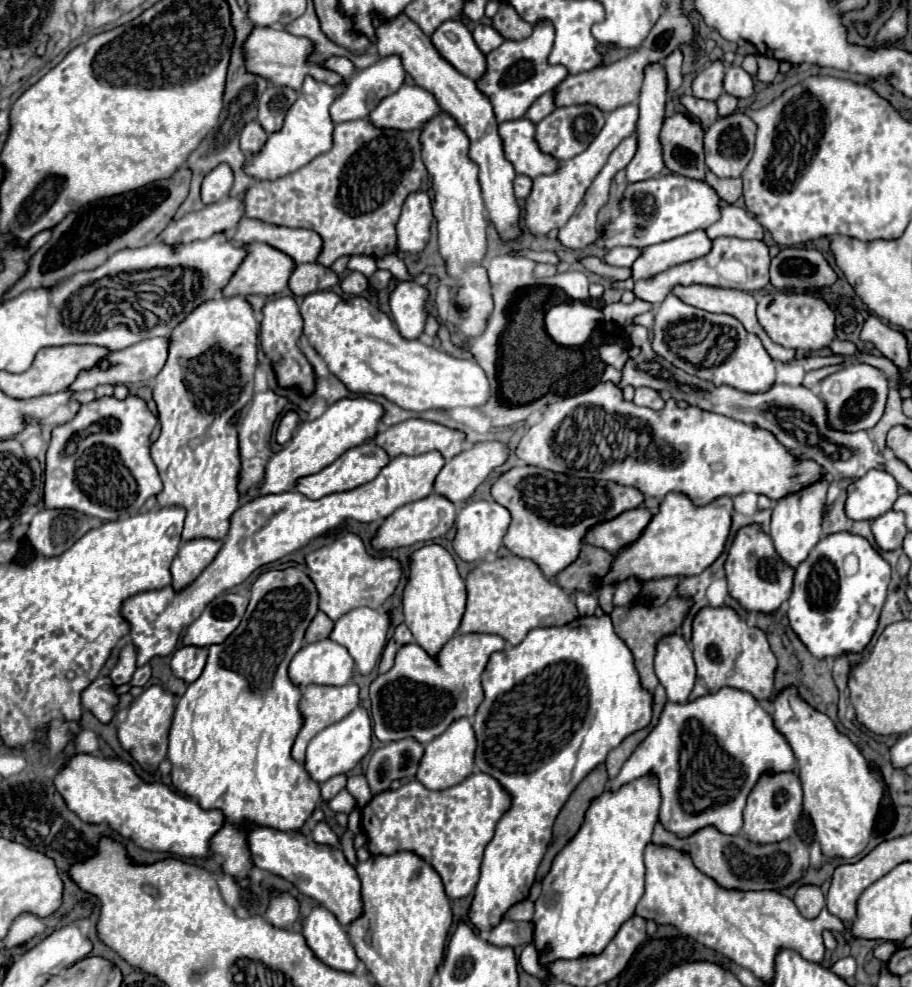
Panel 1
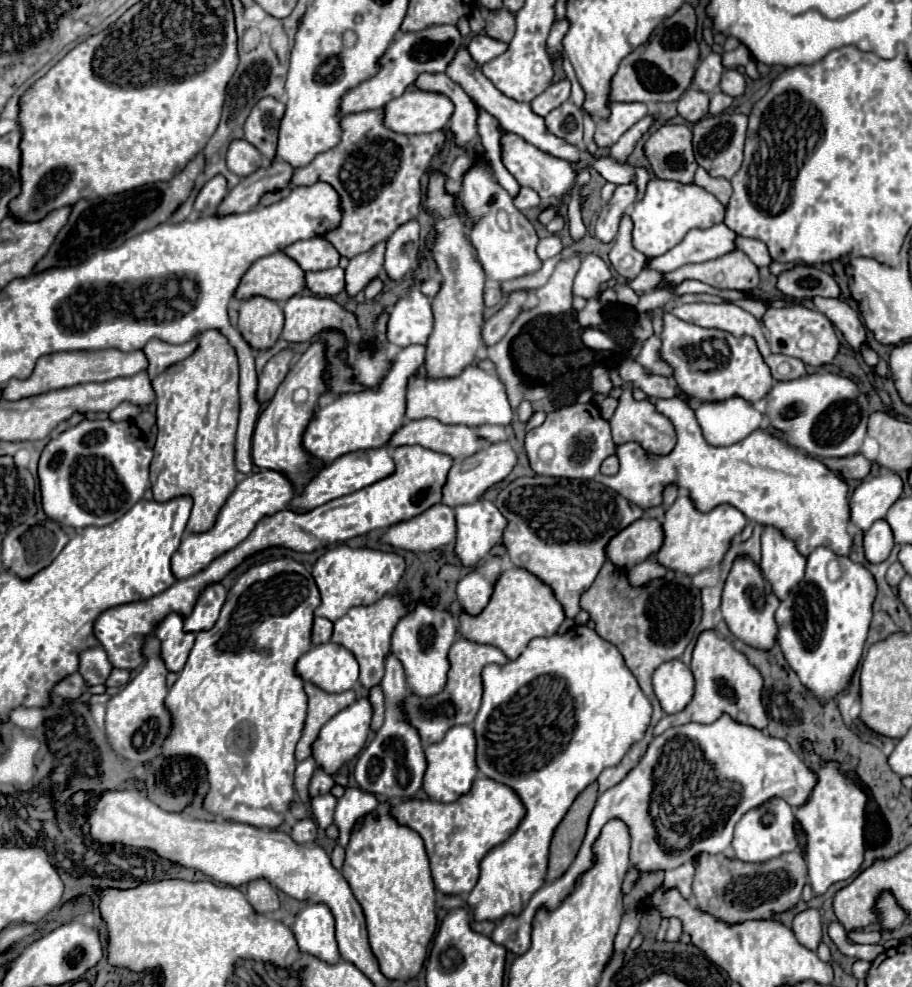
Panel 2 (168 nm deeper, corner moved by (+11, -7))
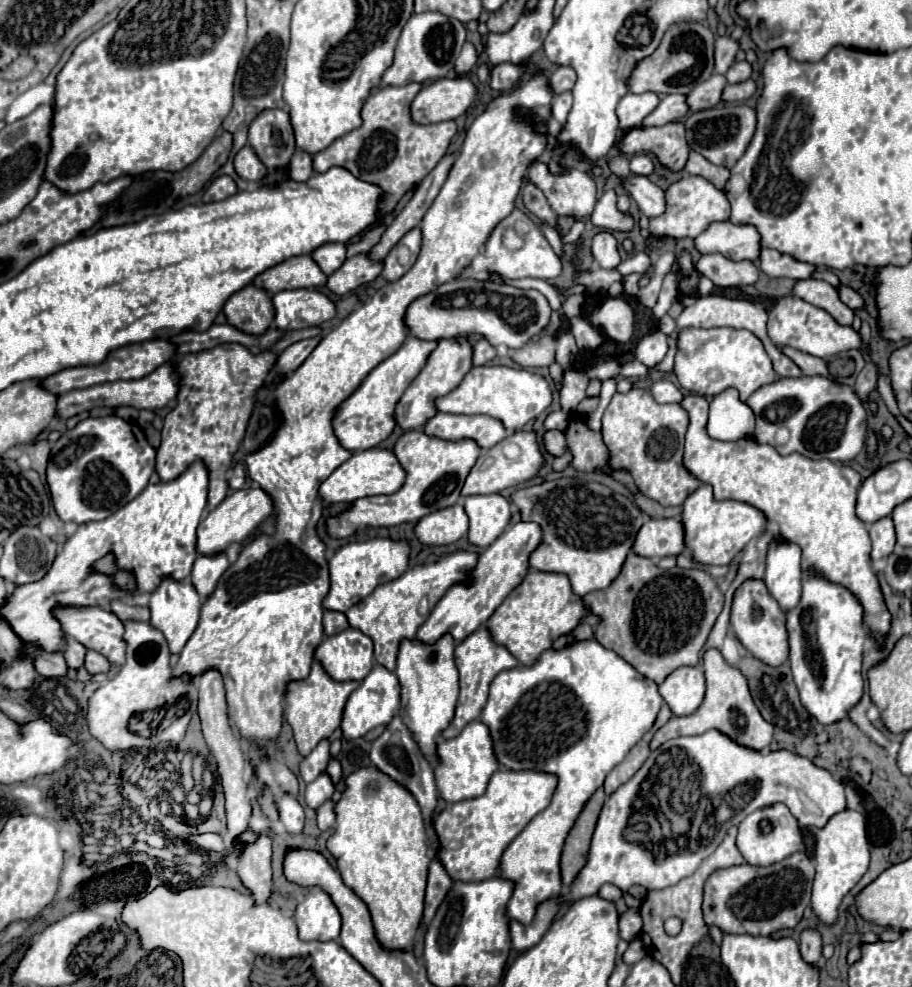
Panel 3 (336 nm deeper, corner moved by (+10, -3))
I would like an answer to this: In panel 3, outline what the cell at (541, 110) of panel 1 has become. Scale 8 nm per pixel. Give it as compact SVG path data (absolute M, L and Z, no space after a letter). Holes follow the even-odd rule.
M557 67L549 77L549 87L555 95L571 91L575 85L575 71L571 67Z

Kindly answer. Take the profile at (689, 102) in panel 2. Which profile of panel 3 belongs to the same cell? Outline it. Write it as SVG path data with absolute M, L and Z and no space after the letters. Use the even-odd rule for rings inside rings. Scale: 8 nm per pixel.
M713 75L707 81L699 83L691 93L687 93L687 105L691 111L703 111L711 109L721 101L721 91L727 85L727 79L723 75Z

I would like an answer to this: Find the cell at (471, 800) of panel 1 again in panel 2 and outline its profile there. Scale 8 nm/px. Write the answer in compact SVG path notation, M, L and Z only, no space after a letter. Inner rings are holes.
M478 777L472 791L454 803L410 799L394 805L392 813L398 823L418 831L424 839L436 889L444 895L458 895L462 891L470 893L474 889L480 877L480 861L492 847L504 843L516 831L526 815L526 807L518 793L508 785L488 777Z

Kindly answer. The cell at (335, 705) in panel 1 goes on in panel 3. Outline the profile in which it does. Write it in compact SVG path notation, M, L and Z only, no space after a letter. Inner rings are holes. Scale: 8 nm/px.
M313 661L311 675L303 681L295 681L287 685L285 695L285 717L293 729L293 737L297 743L299 753L305 757L309 755L315 745L323 739L327 739L337 727L339 727L339 715L343 713L343 703L349 699L349 695L359 687L357 681L333 681L321 667L319 661Z

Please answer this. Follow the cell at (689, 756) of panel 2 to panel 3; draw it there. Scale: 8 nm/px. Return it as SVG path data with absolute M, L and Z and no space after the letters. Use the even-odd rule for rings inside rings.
M719 729L667 741L651 751L643 767L607 797L591 839L587 863L569 887L569 893L539 903L535 919L529 925L509 923L513 947L527 951L537 945L565 903L597 893L603 883L613 883L623 891L631 885L643 885L647 891L675 885L679 879L691 875L745 815L777 801L785 803L803 827L823 827L831 815L847 807L843 783L835 781L827 769L789 749L757 751L739 745ZM697 761L725 761L725 769L719 767L719 779L713 779L711 773L709 785L717 783L715 789L705 787L703 771L711 769L701 769ZM709 823L711 837L703 837ZM645 827L653 837L645 837Z

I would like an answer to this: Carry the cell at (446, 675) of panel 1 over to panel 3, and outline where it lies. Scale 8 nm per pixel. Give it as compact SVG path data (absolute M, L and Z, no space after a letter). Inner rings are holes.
M479 627L479 631L471 633L467 639L463 639L461 643L455 645L455 665L459 669L459 683L461 683L461 693L459 693L459 701L457 701L457 707L455 707L455 715L449 723L449 727L441 733L445 739L451 739L455 735L459 735L459 731L479 719L485 703L487 703L487 693L489 693L489 683L493 681L493 677L505 669L511 669L511 667L517 667L519 661L503 647L503 645L497 645L487 627Z

